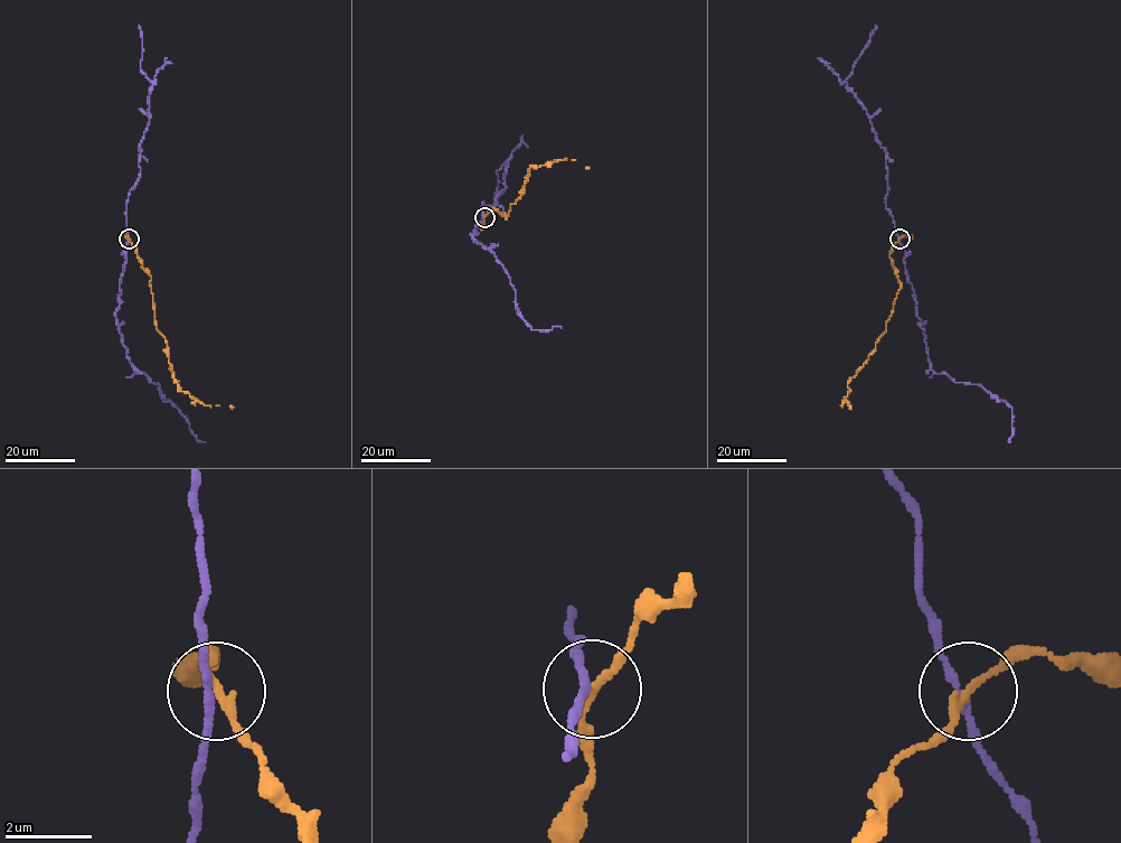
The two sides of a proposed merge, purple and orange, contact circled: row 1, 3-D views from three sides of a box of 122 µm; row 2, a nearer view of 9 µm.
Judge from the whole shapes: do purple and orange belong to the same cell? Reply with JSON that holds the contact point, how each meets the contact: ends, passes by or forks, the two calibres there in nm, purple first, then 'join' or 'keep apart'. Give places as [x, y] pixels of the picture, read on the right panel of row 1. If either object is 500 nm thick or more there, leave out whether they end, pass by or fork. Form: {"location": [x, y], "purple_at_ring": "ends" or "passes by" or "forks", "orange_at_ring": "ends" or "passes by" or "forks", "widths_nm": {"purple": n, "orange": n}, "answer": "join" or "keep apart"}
{"location": [900, 239], "purple_at_ring": "passes by", "orange_at_ring": "passes by", "widths_nm": {"purple": 170, "orange": 170}, "answer": "join"}

